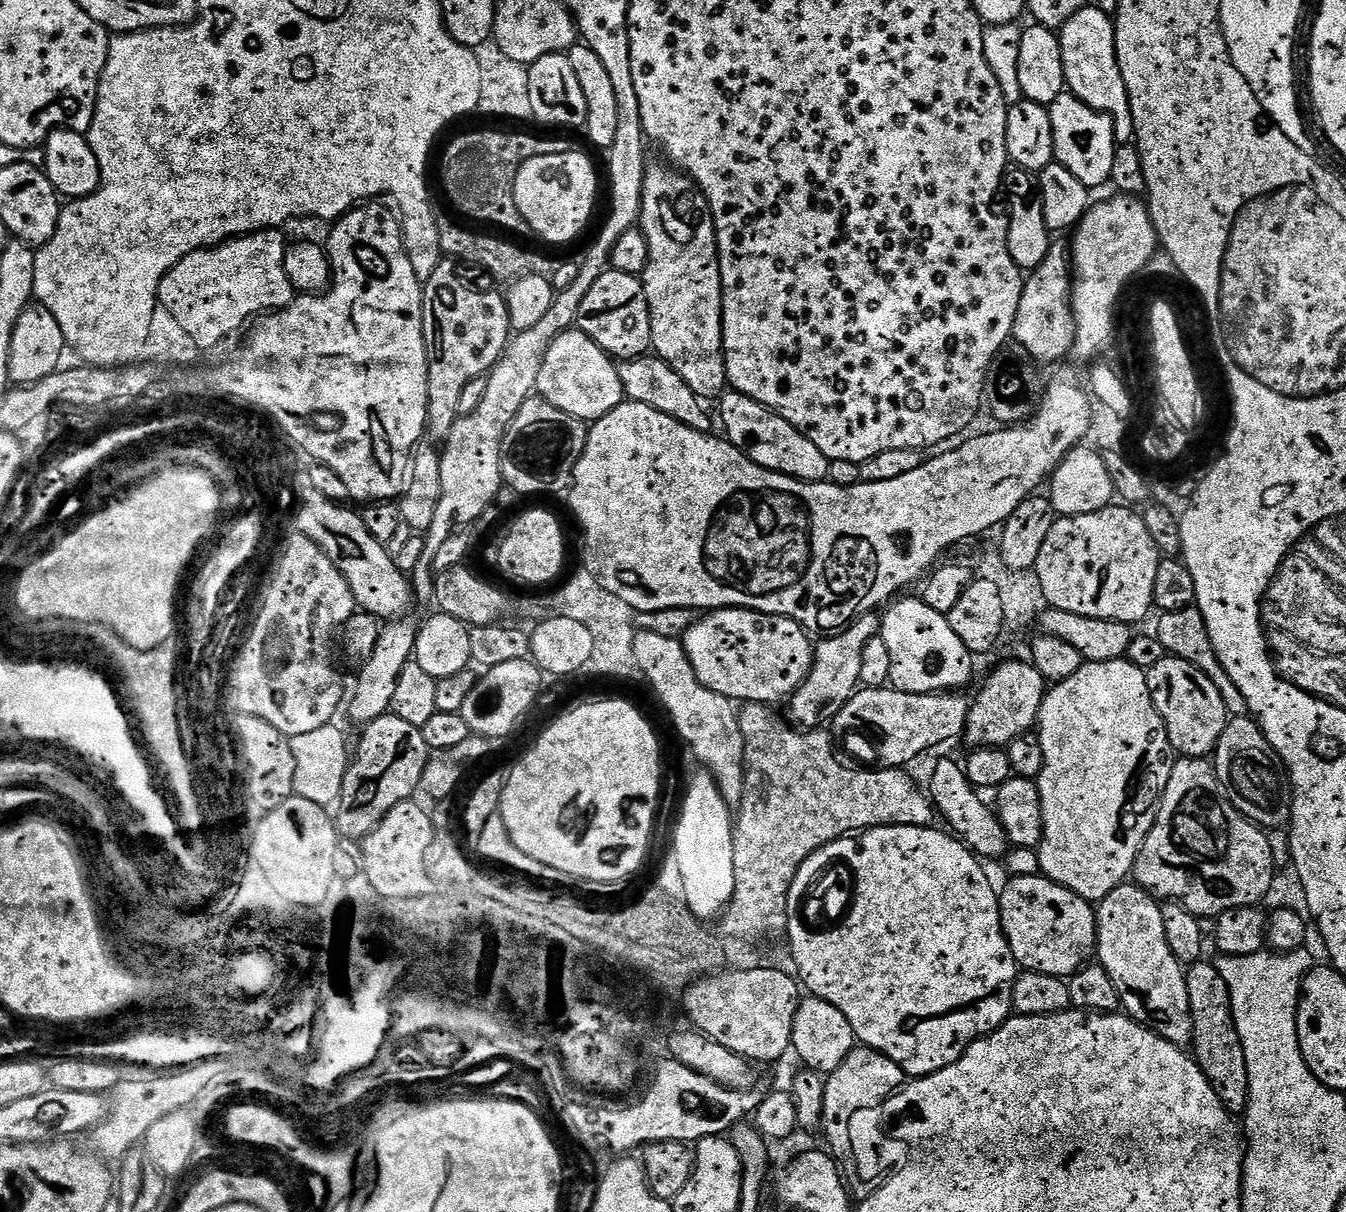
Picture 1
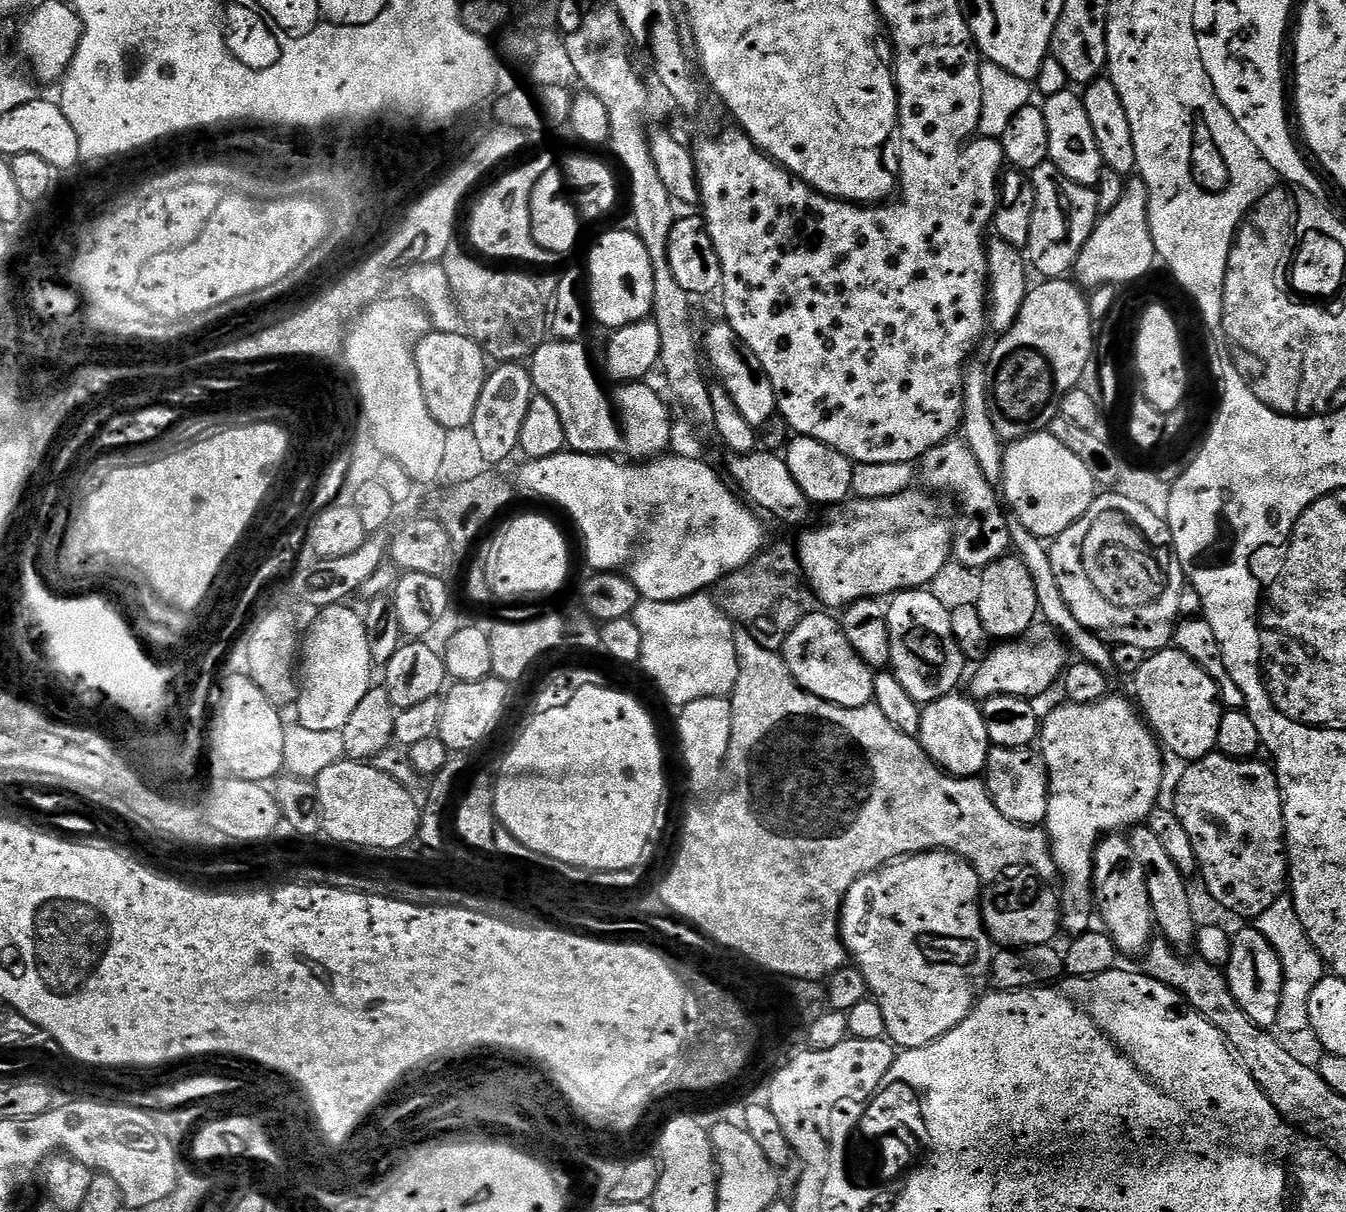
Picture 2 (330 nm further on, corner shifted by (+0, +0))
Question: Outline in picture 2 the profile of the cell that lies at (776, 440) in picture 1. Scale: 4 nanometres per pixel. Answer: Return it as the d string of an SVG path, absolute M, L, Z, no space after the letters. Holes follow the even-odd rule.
M726 322L719 323L710 325L708 333L705 336L703 333L702 336L702 348L706 353L707 363L714 376L714 371L716 371L716 376L720 379L717 381L726 390L726 394L730 394L730 398L734 398L734 406L738 406L742 418L746 418L746 422L750 422L752 428L763 429L763 424L771 416L777 415L774 386L770 386L770 378L766 374L766 370L762 370L762 362L758 362L758 358L754 358L750 346L746 346L746 342L742 342L742 338L738 338L738 330L734 330L734 326L730 326Z

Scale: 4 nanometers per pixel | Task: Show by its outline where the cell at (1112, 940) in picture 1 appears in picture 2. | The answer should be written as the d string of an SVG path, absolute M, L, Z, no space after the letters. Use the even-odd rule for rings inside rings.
M1108 834L1101 839L1092 867L1092 886L1099 919L1104 919L1103 931L1121 953L1143 953L1154 939L1154 921L1150 894L1146 890L1146 870L1138 854L1134 854L1127 835Z

